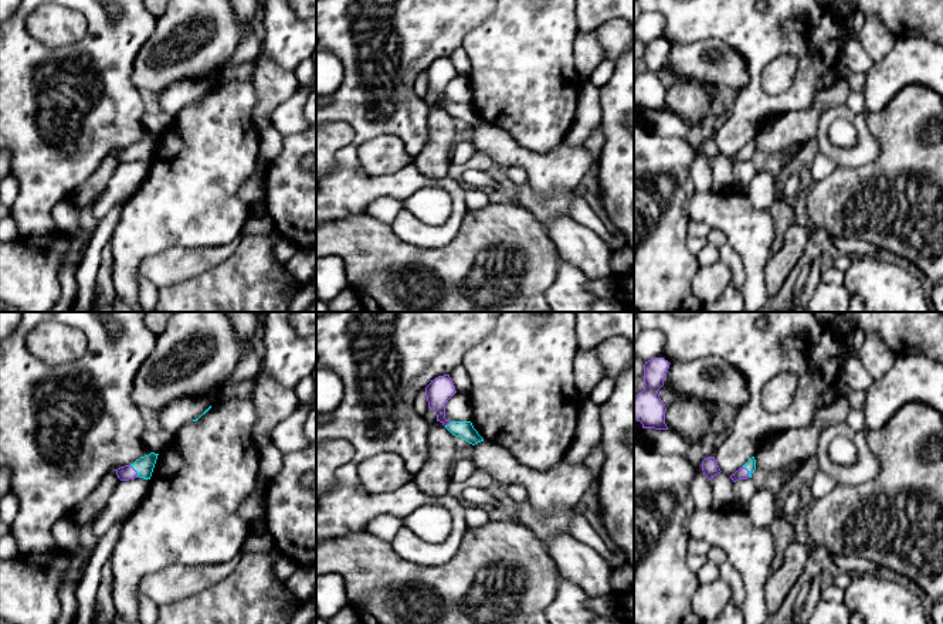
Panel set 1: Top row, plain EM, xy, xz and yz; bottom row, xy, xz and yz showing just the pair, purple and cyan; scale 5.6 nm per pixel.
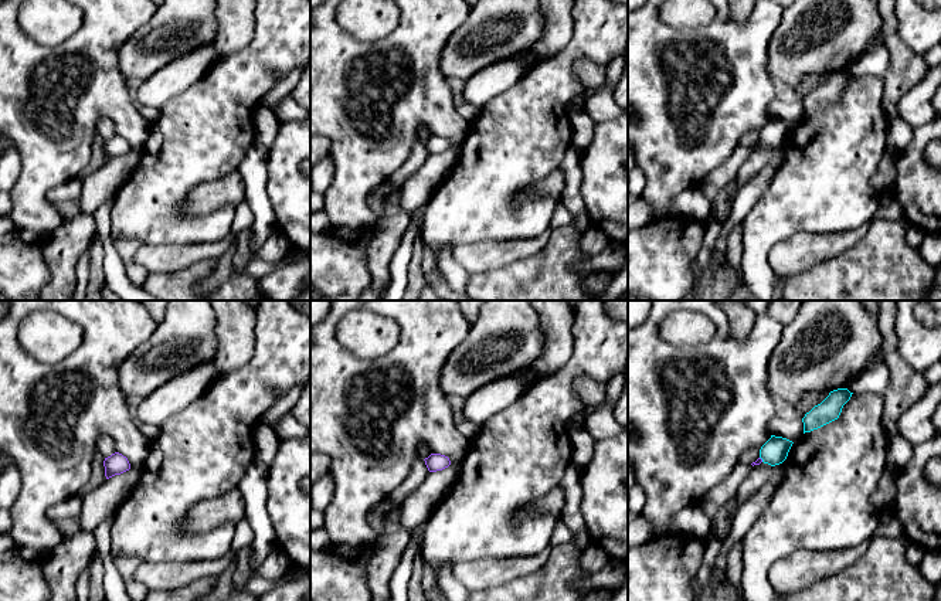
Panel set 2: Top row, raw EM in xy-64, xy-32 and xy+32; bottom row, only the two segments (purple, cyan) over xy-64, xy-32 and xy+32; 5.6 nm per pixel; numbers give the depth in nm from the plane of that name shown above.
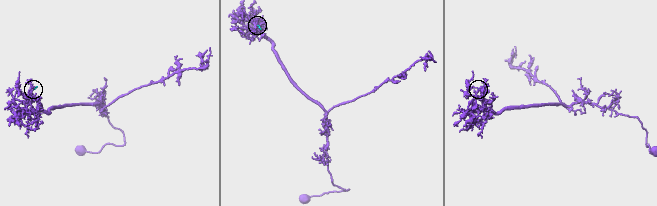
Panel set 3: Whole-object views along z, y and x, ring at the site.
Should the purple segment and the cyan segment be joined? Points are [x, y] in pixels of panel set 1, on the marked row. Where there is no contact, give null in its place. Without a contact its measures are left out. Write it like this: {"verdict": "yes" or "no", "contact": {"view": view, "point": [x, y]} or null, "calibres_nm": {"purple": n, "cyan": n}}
{"verdict": "yes", "contact": {"view": "yz", "point": [748, 471]}, "calibres_nm": {"purple": 70, "cyan": 60}}

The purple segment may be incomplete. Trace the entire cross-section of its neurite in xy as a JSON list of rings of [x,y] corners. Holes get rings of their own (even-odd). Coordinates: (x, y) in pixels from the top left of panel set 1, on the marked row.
[[[150,452],[149,455],[140,457],[130,465],[121,467],[116,475],[121,481],[129,481],[135,478],[150,479],[156,459],[159,454]]]

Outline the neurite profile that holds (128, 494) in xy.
[[[149,479],[121,481],[105,506],[92,520],[94,533],[102,537],[118,520],[138,508],[149,489]]]

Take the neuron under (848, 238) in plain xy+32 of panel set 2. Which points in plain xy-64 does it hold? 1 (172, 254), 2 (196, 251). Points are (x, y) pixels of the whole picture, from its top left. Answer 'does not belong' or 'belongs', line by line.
1: belongs
2: belongs

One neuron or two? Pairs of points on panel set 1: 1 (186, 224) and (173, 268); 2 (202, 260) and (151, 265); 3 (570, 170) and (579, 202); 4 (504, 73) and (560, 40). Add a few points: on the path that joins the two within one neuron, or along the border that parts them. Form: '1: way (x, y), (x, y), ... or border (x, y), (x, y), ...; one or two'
1: border (213, 247), (168, 247), (146, 255); two
2: way (189, 263), (163, 265); one
3: border (577, 187), (569, 193); two
4: way (518, 58), (536, 40), (546, 40); one

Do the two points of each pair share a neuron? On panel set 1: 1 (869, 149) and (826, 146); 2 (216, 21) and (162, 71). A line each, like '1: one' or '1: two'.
1: one
2: one

